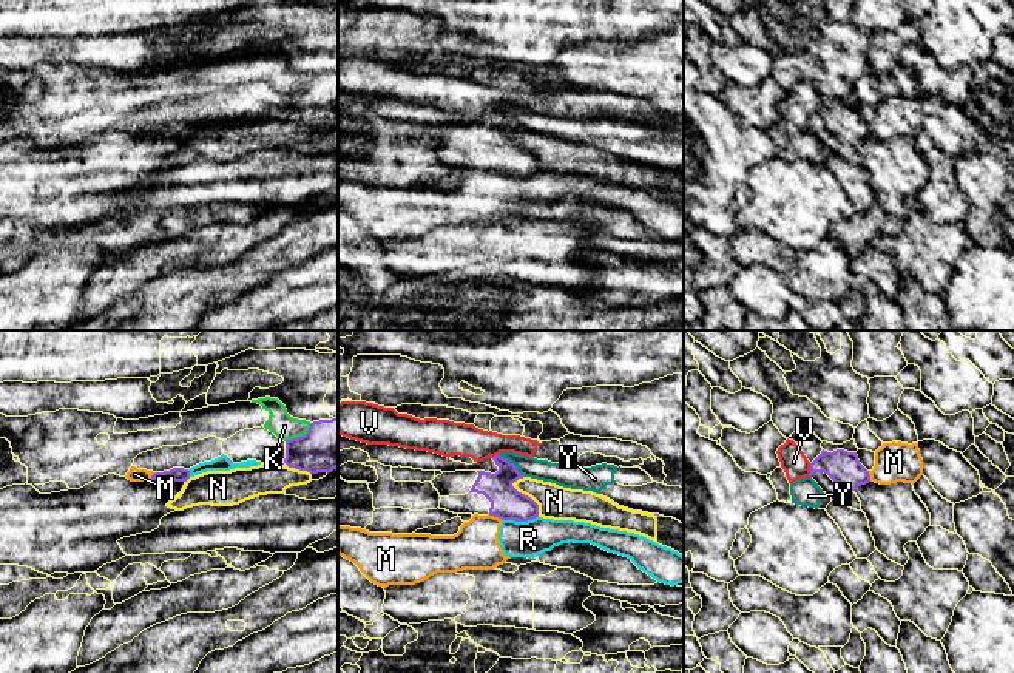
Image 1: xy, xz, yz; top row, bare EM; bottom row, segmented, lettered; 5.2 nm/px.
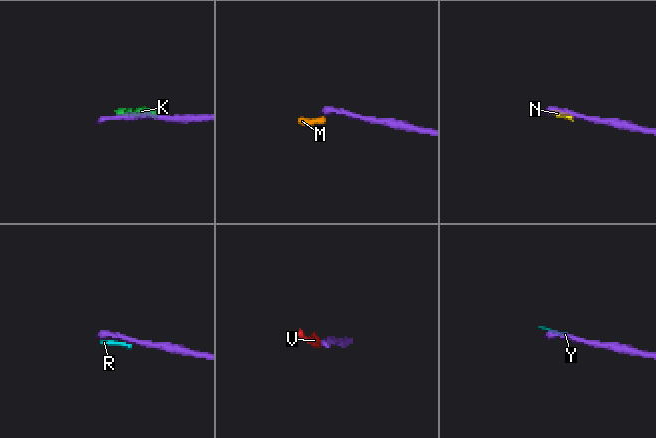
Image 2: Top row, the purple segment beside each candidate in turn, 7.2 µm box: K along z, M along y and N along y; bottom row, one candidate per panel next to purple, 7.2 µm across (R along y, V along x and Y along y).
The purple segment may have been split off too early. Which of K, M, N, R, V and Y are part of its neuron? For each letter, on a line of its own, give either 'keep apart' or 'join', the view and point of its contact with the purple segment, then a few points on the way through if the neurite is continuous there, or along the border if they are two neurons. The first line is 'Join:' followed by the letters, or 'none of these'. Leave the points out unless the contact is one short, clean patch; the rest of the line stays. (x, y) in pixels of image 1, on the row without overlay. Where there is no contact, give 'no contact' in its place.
Join: none of these
K: keep apart; contact xy (300, 91)
M: keep apart; contact xz (496, 170); border xz (488, 169), (497, 170), (502, 175)
N: keep apart; contact xz (527, 150)
R: keep apart; contact xz (520, 175); border xz (537, 170), (528, 175), (503, 175)
V: keep apart; contact yz (811, 124)
Y: keep apart; contact xz (513, 118)

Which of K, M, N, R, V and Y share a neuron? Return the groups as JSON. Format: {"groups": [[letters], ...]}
{"groups": [["K"], ["M", "R"], ["N"], ["V"], ["Y"]]}

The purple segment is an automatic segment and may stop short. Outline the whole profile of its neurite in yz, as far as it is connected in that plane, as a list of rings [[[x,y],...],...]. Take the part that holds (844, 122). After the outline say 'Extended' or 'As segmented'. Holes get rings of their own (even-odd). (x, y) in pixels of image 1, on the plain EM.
[[[837,103],[833,107],[821,105],[810,117],[810,131],[816,127],[827,128],[844,145],[855,145],[858,140],[870,136],[869,127],[875,120],[875,107],[858,103],[847,107]]]. Extended

